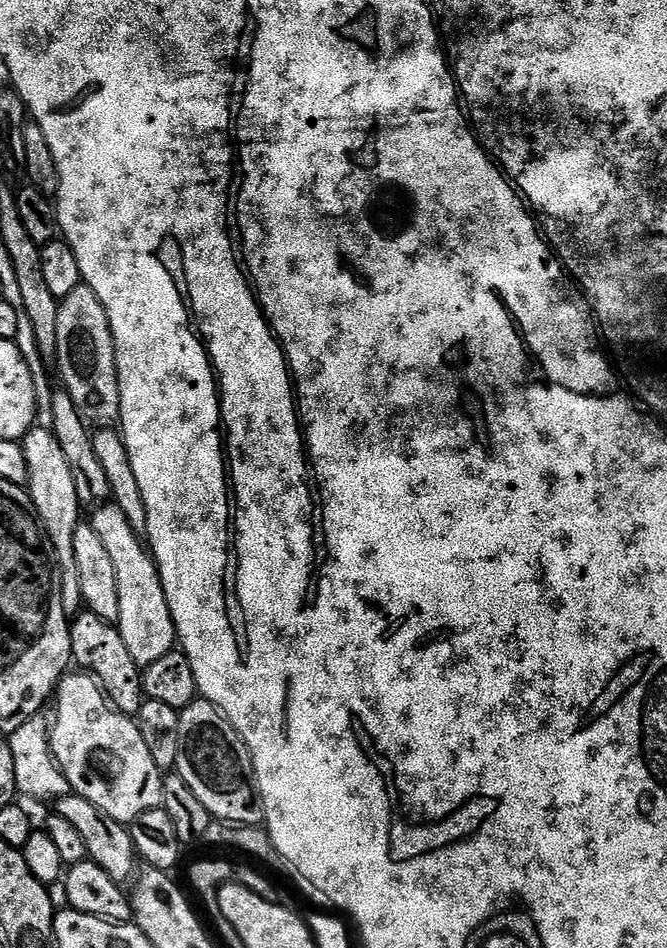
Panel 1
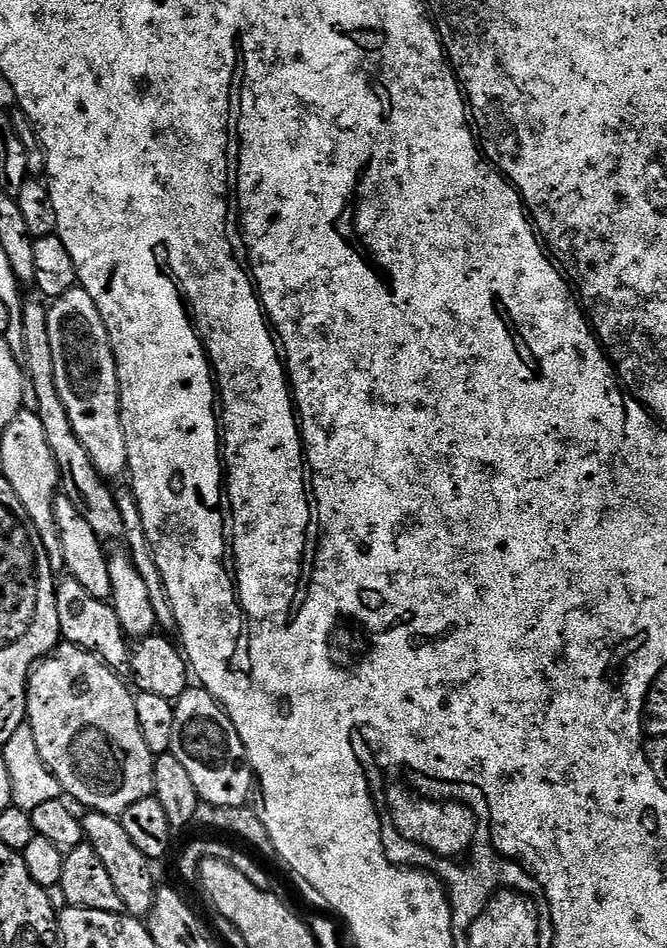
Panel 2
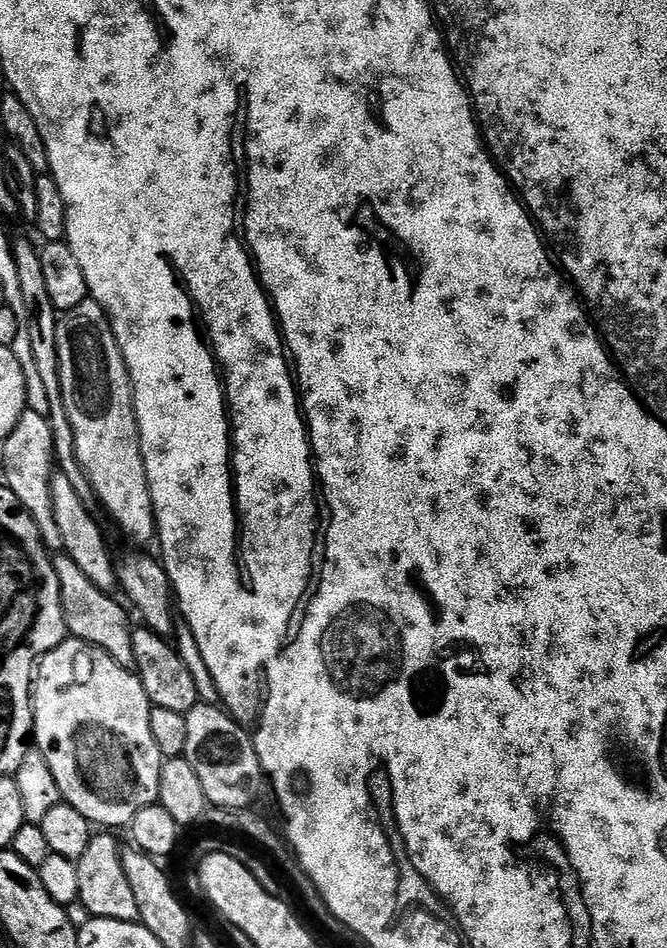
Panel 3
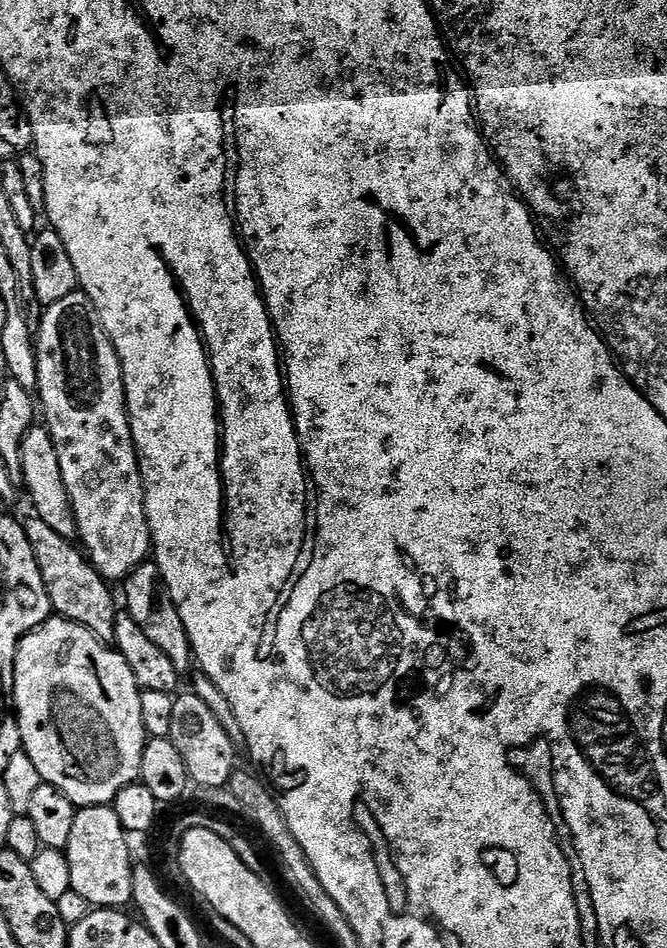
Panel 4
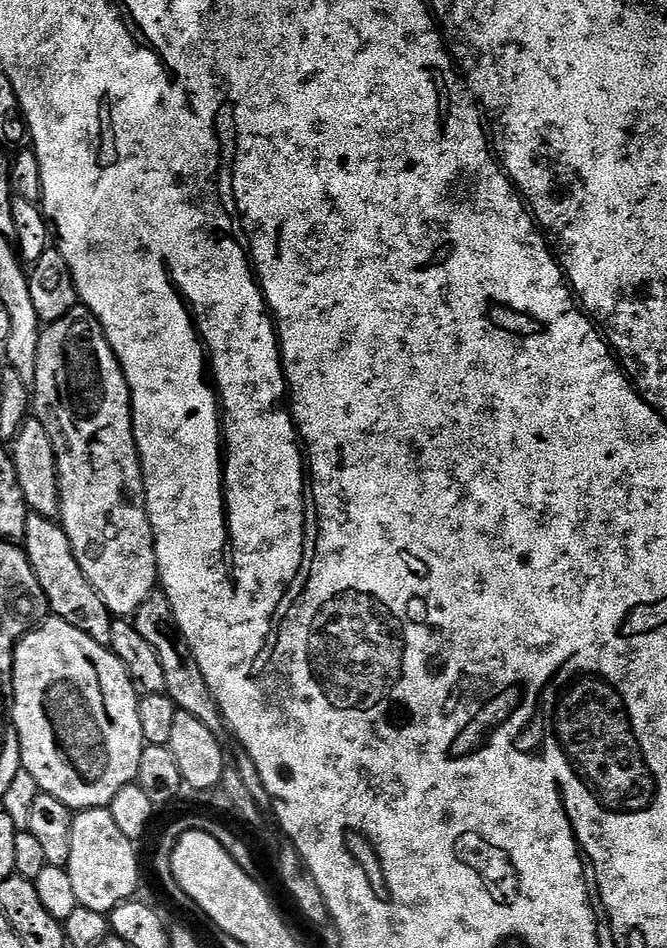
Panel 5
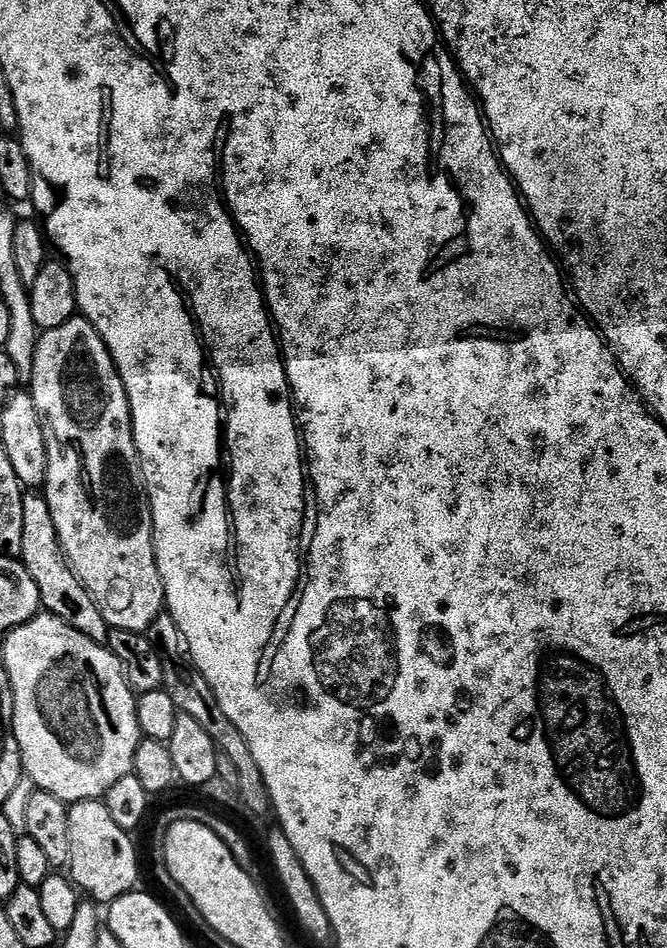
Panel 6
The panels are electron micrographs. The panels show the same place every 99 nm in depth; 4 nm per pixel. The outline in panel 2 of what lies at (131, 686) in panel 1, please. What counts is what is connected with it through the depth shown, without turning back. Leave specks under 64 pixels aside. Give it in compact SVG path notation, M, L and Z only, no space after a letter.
M71 578L59 581L56 601L60 634L67 643L76 644L79 648L92 652L117 674L123 673L123 668L125 671L129 667L130 640L124 635L122 622L118 622L118 614L112 609L111 603L94 598L77 580Z

